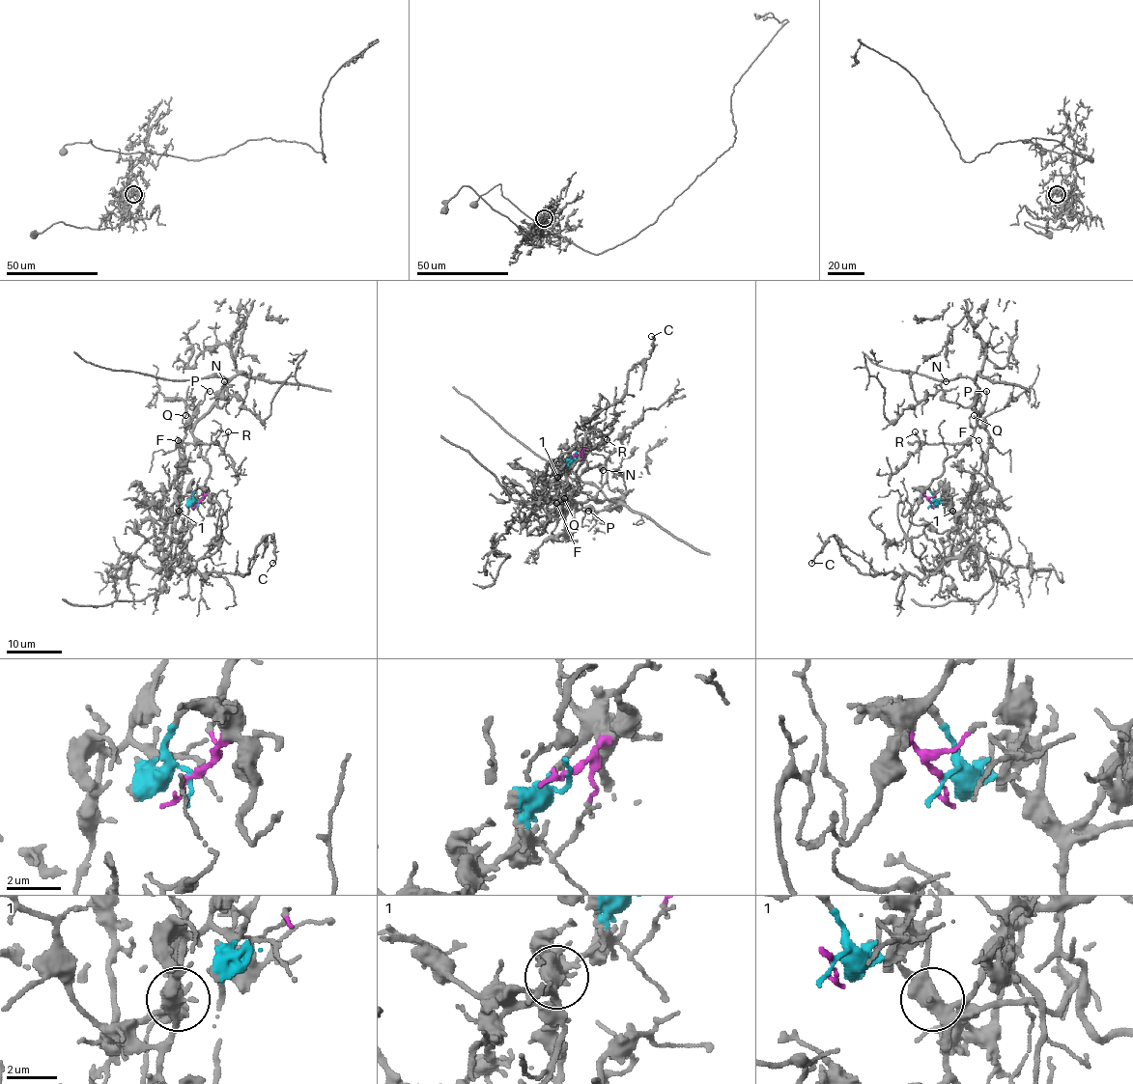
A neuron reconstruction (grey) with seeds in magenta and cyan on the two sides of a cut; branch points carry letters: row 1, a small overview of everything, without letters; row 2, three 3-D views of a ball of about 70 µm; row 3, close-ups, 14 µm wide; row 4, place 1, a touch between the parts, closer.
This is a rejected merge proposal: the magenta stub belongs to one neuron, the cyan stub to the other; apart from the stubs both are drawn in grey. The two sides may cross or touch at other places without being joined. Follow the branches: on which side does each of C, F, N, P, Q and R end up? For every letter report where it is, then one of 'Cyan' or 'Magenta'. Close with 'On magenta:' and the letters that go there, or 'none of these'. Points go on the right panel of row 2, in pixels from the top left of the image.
C: Place: (811, 563). Cyan
F: Place: (978, 440). Magenta
N: Place: (946, 381). Magenta
P: Place: (986, 391). Magenta
Q: Place: (974, 415). Magenta
R: Place: (915, 431). Magenta
On magenta: F, N, P, Q, R

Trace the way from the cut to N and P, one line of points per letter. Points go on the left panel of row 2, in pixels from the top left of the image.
N: (198, 502), (205, 495), (209, 463), (192, 434), (195, 425), (214, 405), (221, 406), (228, 402), (224, 380)
P: (198, 502), (205, 495), (209, 463), (201, 455), (201, 442), (192, 431), (197, 408), (209, 390)

